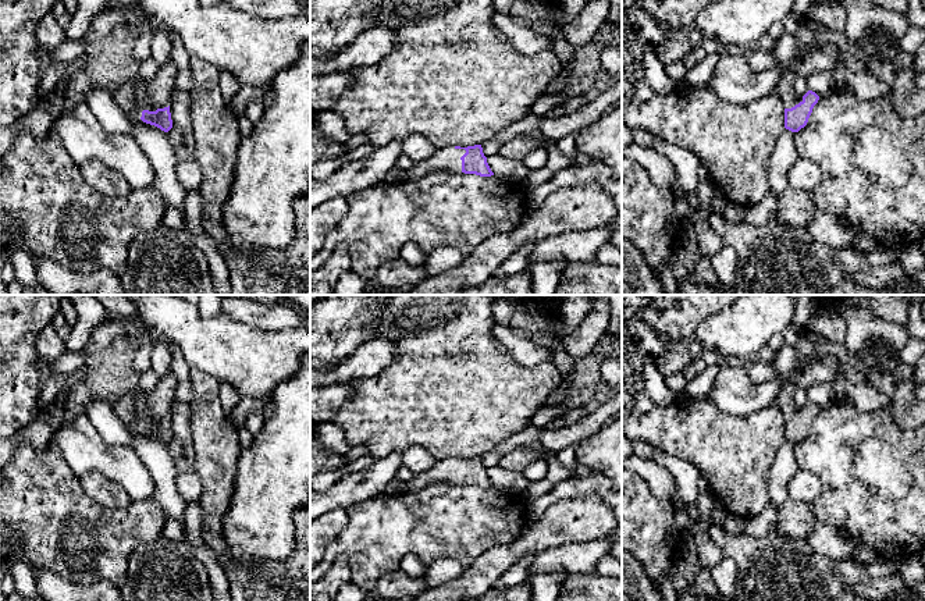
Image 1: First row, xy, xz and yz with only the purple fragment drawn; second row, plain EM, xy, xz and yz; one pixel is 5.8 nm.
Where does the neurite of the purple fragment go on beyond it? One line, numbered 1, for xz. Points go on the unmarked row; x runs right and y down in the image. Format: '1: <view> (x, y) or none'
1: xz (448, 469)

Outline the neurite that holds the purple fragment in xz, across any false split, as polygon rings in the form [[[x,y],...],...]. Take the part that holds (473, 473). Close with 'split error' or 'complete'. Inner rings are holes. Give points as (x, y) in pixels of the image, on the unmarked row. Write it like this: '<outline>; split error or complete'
[[[481,456],[467,459],[447,458],[440,460],[431,469],[415,473],[408,487],[409,491],[419,491],[434,481],[451,481],[453,484],[476,486],[480,488],[494,487]]]; split error

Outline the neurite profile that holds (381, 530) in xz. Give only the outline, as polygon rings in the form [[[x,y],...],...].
[[[434,481],[419,491],[396,495],[383,492],[346,509],[348,526],[327,547],[323,561],[310,569],[310,584],[320,580],[342,554],[346,555],[352,583],[366,591],[373,590],[376,583],[388,572],[398,570],[406,555],[419,558],[426,566],[438,559],[452,558],[463,569],[467,569],[487,550],[497,545],[510,545],[524,531],[531,523],[527,506],[529,501],[524,494],[506,492],[495,486],[480,488],[451,481]]]

